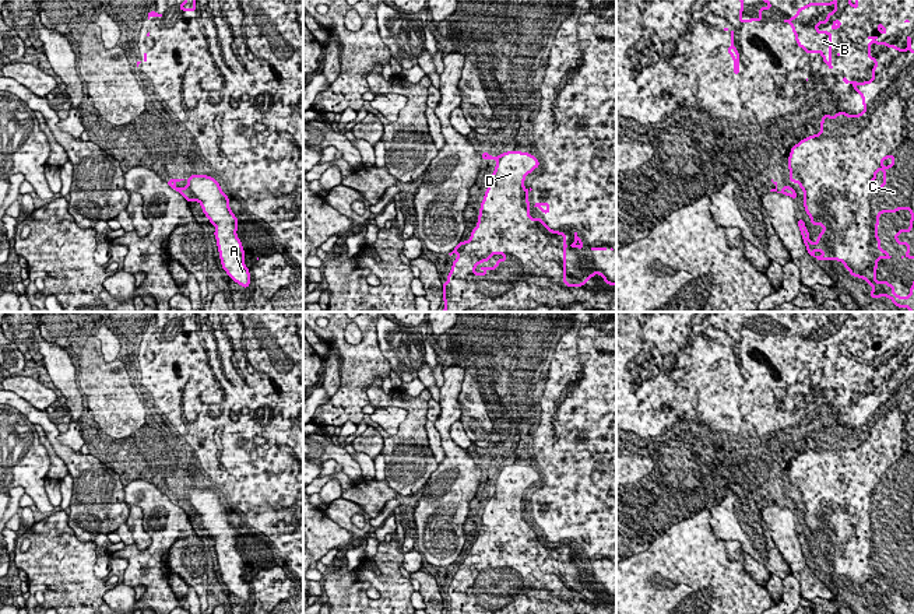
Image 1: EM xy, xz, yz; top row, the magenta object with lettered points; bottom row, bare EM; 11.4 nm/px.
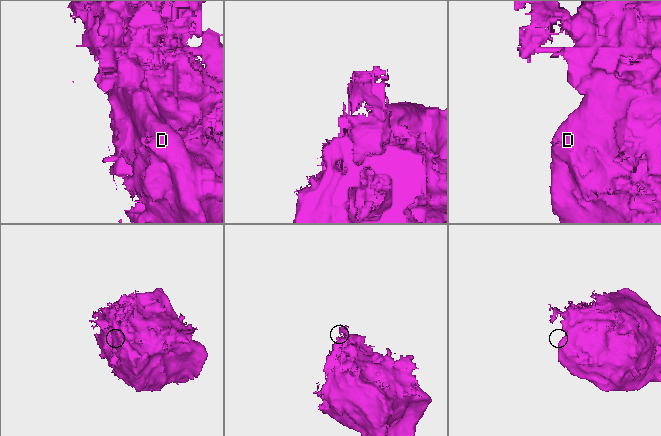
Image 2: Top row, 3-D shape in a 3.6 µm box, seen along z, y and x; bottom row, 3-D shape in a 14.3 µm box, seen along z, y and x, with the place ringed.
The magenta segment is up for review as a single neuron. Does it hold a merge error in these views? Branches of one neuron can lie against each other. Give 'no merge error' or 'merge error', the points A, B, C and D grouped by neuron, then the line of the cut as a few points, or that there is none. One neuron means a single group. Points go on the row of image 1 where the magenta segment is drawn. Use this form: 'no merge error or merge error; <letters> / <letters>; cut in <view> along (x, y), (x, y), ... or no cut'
no merge error; A B C D; no cut

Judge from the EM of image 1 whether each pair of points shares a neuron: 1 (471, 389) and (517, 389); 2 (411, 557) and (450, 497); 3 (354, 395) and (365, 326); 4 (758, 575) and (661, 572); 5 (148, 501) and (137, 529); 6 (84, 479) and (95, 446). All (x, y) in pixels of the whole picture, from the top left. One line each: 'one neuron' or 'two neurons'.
1: one neuron
2: two neurons
3: one neuron
4: two neurons
5: two neurons
6: two neurons

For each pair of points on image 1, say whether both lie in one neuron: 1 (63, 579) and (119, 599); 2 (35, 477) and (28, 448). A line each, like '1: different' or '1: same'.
1: different
2: same

